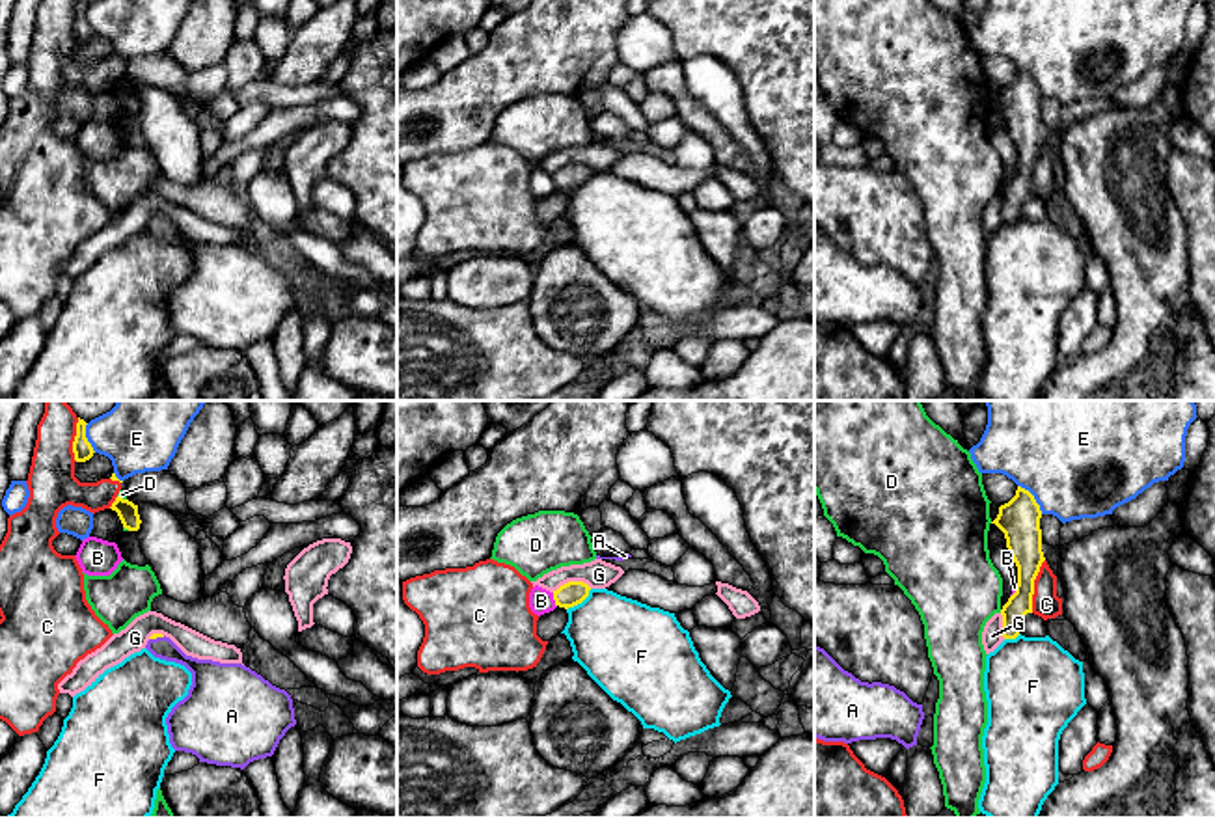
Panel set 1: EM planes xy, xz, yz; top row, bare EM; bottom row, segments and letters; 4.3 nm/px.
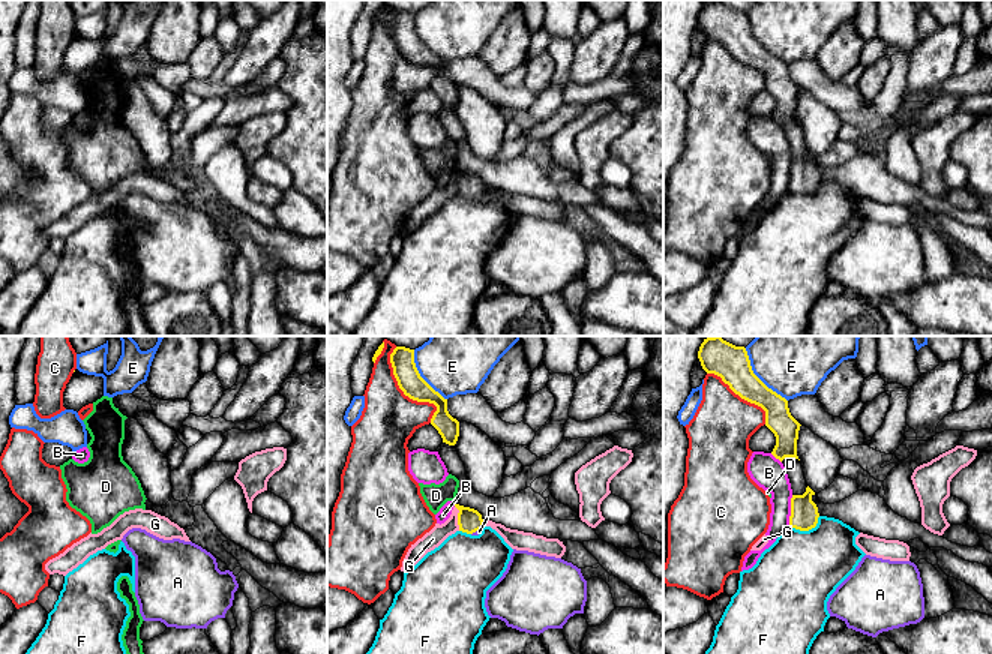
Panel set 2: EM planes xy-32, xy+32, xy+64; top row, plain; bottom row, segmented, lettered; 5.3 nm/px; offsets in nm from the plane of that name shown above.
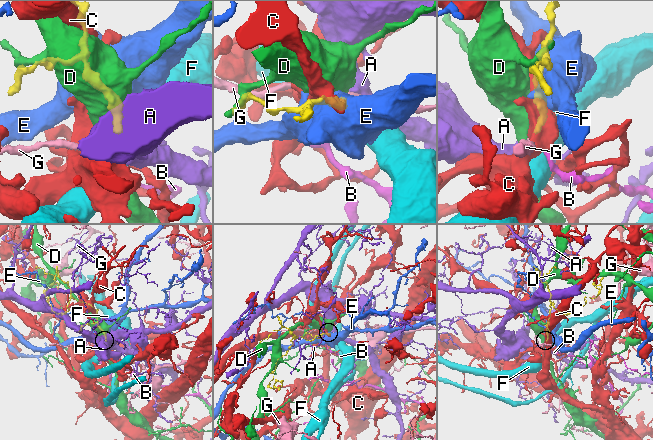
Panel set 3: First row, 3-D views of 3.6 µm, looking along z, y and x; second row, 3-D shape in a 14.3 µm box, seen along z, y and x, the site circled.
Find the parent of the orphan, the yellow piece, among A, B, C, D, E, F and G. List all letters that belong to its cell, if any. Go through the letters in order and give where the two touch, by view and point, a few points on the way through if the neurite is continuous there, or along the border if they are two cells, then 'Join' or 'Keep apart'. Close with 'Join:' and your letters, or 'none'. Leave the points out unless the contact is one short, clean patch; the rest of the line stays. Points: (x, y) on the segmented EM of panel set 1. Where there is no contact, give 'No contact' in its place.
A: Touches yellow at xy (157, 636). Path across: xy (153, 636), (157, 636), (176, 654), (202, 671). Join
B: Touches yellow at xz (554, 599). Boundary: xz (552, 593), (556, 606). Keep apart
C: Touches yellow at yz (1033, 586). Keep apart
D: Touches yellow at xy (122, 498). Keep apart
E: Touches yellow at yz (1033, 498). Keep apart
F: Touches yellow at xz (580, 602). Boundary: xz (591, 589), (567, 610). Keep apart
G: Touches yellow at xz (571, 582). Boundary: xz (591, 587), (582, 582), (565, 582), (552, 591). Keep apart
Join: A

